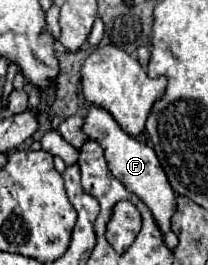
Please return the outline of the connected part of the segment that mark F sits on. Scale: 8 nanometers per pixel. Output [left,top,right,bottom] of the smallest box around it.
[84,107,176,233]

